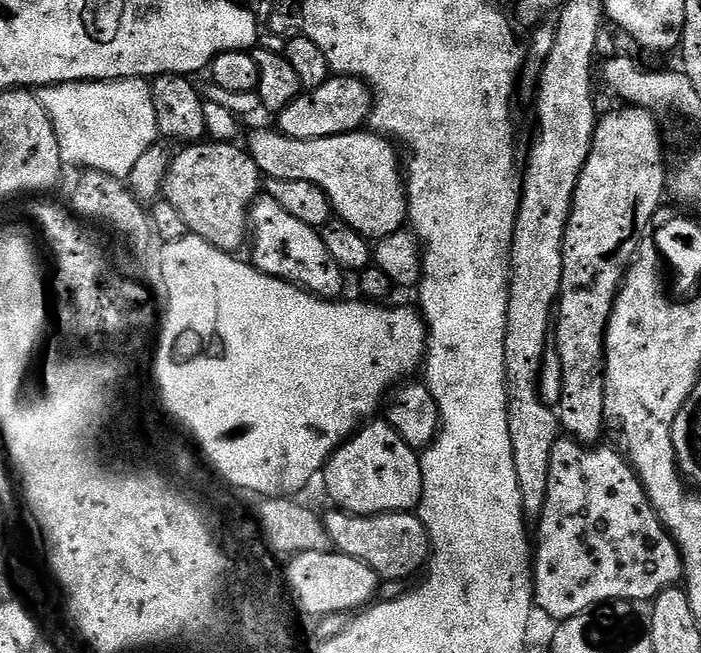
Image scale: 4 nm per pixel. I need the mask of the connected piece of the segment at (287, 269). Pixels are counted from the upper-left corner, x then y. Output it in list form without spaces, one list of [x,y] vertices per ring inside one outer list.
[[[261,194],[256,197],[250,213],[251,263],[260,272],[285,280],[297,288],[311,292],[321,298],[336,298],[344,288],[346,273],[334,262],[330,250],[326,250],[323,235],[317,229],[306,226],[299,218],[294,218],[290,210],[282,210],[274,197]]]

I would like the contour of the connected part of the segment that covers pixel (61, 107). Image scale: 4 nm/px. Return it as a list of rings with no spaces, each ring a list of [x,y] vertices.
[[[137,78],[135,80],[101,80],[101,81],[80,81],[78,83],[49,84],[47,88],[39,89],[38,95],[46,114],[52,120],[56,131],[56,137],[60,143],[60,159],[65,165],[73,164],[76,170],[87,170],[93,168],[102,174],[110,174],[121,178],[131,177],[134,170],[134,162],[150,150],[150,146],[158,140],[158,118],[154,114],[154,98],[152,97],[152,85],[147,79]]]

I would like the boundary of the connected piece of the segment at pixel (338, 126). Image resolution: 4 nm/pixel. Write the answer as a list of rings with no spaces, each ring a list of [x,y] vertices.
[[[333,75],[322,86],[301,91],[290,106],[279,112],[278,131],[295,140],[317,140],[355,132],[369,123],[373,103],[374,93],[363,80],[357,76]]]

